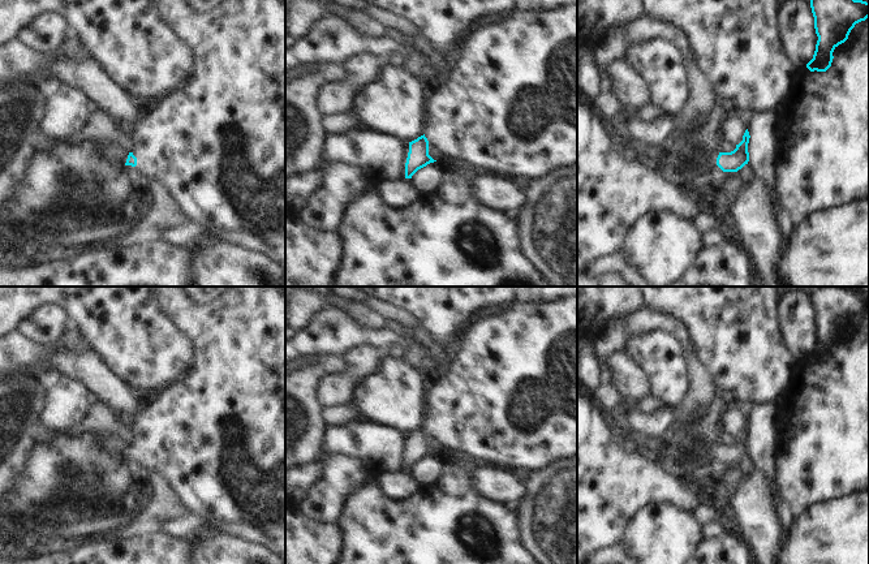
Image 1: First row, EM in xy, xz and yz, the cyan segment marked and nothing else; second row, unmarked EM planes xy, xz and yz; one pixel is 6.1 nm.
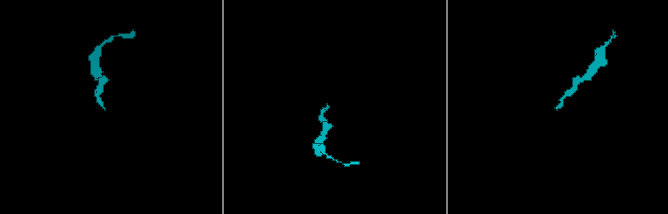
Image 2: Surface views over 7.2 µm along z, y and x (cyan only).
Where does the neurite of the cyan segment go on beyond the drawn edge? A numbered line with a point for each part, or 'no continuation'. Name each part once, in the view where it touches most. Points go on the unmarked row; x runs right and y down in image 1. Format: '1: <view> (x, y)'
1: xy (218, 437)

